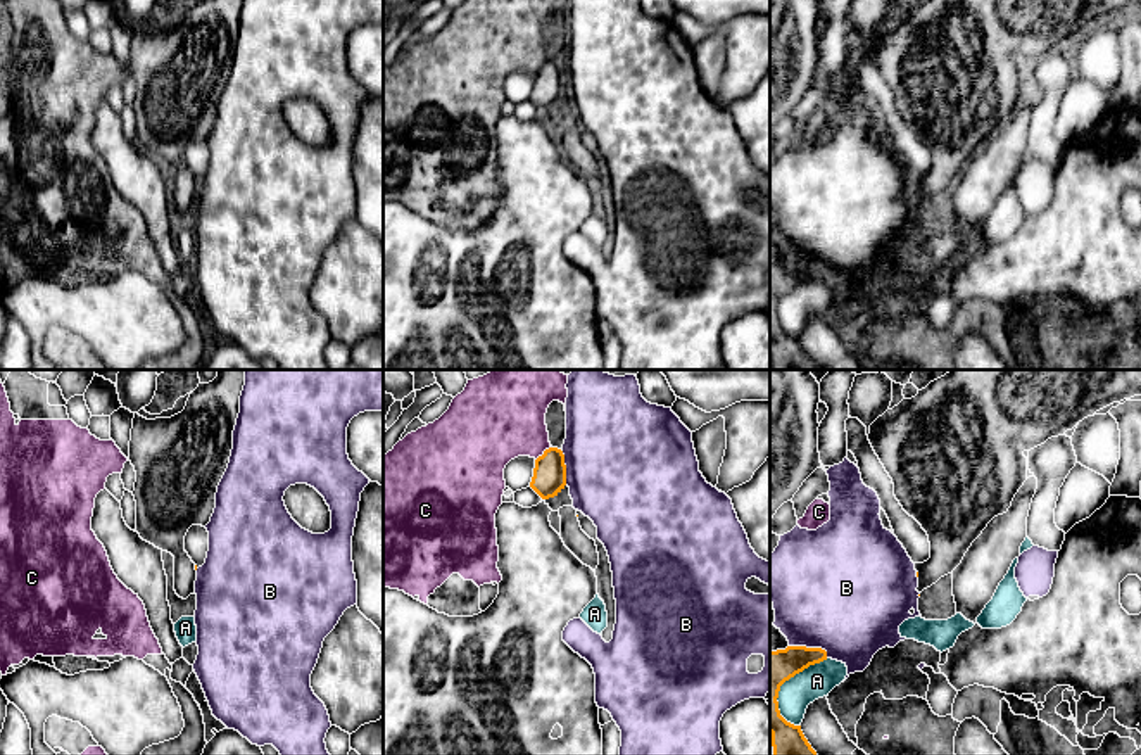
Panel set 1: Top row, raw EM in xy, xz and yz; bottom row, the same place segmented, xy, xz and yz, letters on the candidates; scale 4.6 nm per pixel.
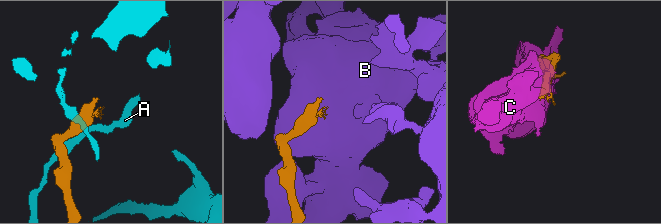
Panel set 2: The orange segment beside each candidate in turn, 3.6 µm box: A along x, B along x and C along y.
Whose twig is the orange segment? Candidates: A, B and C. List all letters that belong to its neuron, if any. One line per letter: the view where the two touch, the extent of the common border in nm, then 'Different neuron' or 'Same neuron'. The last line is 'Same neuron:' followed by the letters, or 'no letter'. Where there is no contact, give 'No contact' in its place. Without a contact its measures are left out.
A: Touches orange in yz. Shared border 360 nm. Different neuron
B: Touches orange in yz. Shared border 190 nm. Different neuron
C: Touches orange in xz. Shared border 100 nm. Different neuron
Same neuron: no letter

